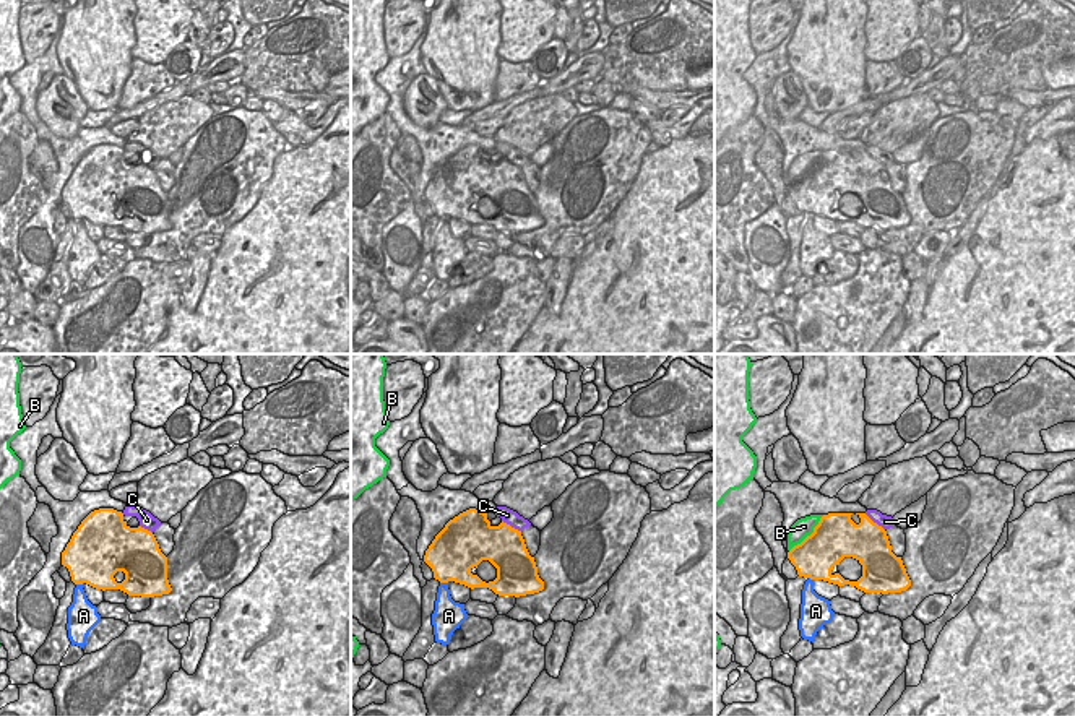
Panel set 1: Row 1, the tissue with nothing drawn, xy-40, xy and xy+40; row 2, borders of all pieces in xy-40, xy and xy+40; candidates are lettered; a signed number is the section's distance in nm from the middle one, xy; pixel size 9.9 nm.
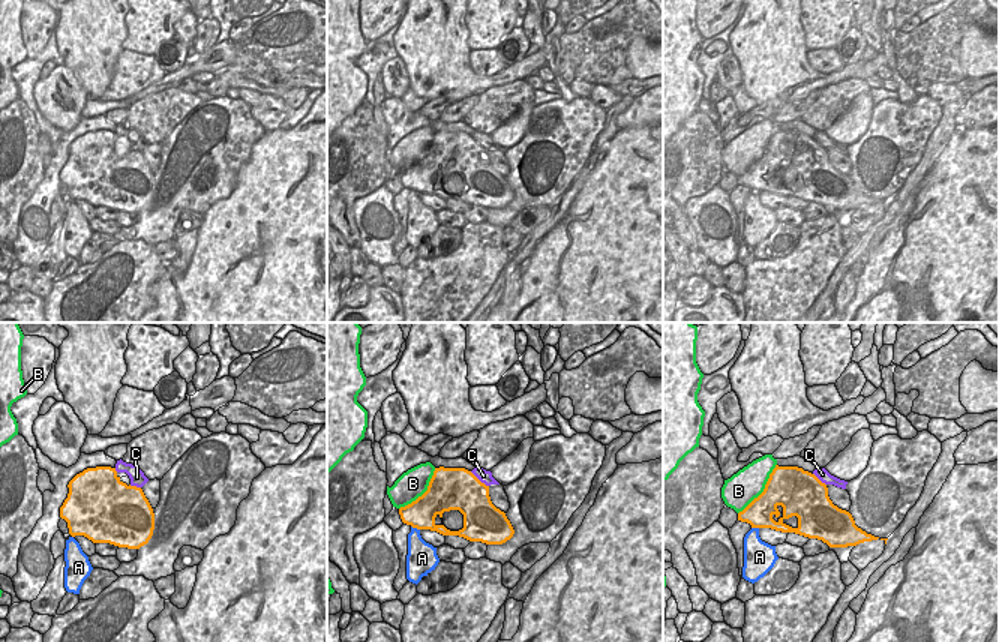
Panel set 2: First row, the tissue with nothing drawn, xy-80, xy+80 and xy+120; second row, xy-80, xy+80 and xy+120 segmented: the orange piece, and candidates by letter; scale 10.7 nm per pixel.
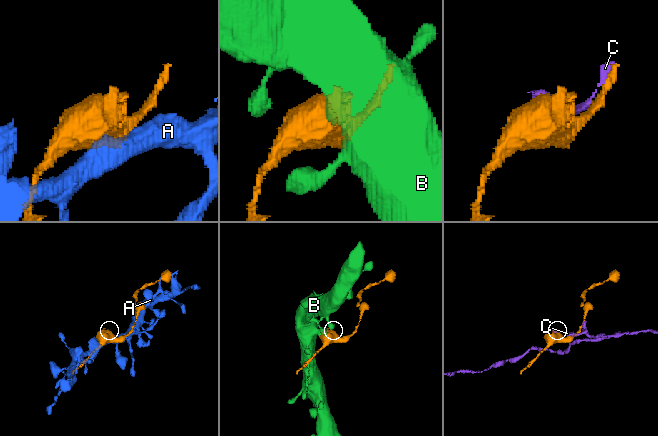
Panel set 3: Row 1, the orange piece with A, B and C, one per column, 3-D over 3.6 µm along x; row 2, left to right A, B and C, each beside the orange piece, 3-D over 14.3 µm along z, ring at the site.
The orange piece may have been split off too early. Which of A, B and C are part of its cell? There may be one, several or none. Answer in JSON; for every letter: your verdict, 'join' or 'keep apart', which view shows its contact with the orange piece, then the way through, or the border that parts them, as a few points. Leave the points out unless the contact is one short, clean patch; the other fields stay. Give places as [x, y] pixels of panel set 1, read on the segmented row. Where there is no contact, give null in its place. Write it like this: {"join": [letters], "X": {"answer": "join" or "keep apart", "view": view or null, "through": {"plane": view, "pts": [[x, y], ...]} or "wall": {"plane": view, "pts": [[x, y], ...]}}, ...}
{"join": [], "A": {"answer": "keep apart", "view": "xy"}, "B": {"answer": "keep apart", "view": "xy+40"}, "C": {"answer": "keep apart", "view": "xy+40"}}

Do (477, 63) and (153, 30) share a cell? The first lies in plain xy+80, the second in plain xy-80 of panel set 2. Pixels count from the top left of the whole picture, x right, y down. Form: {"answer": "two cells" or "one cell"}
{"answer": "two cells"}

